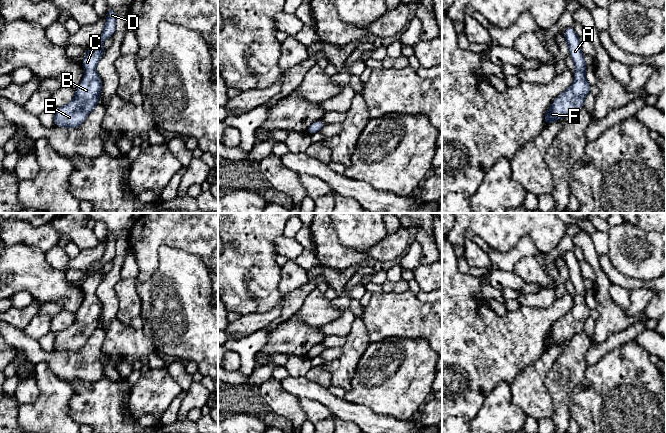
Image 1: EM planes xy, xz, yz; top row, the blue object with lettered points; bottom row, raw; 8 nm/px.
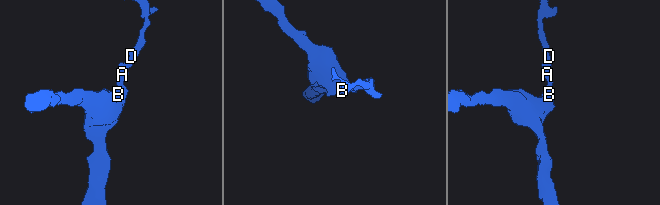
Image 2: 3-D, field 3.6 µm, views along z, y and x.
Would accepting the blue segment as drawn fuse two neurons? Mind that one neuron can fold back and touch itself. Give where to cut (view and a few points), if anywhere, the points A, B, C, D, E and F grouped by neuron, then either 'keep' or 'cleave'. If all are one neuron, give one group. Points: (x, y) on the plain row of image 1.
no cut; A B C D E F; keep

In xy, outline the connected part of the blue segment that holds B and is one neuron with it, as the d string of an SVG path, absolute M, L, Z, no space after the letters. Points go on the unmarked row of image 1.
M108 231L105 252L98 260L98 267L89 268L89 276L82 284L85 294L81 308L75 314L75 321L68 328L55 334L54 350L76 352L87 342L99 327L102 304L96 296L96 290L104 279L103 265L112 261L116 253L116 238Z

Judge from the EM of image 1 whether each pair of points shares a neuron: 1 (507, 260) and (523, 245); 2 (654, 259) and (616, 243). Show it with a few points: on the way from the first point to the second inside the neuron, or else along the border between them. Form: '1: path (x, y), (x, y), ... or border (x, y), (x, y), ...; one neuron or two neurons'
1: path (511, 258), (520, 249); one neuron
2: path (644, 261), (642, 262), (626, 247); one neuron

